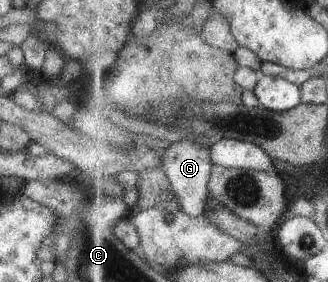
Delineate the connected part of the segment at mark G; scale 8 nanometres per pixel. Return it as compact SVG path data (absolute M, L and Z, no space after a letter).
M183 138L178 142L169 142L168 148L162 151L162 156L160 157L161 164L168 173L172 188L180 203L181 211L194 218L198 218L205 213L206 201L210 196L208 185L215 165L210 150L211 144L208 143L206 146L191 141L191 139Z

